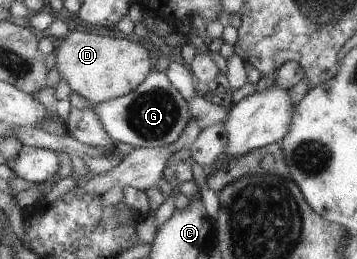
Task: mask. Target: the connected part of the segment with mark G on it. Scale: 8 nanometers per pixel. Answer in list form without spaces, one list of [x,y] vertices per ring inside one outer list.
[[[165,71],[150,73],[136,90],[126,94],[126,96],[116,97],[116,100],[108,100],[108,102],[94,105],[95,113],[100,118],[102,126],[106,128],[106,132],[109,132],[114,140],[132,144],[135,147],[162,147],[176,142],[184,134],[184,129],[190,120],[190,108],[188,108],[186,98],[177,88],[172,86]]]

